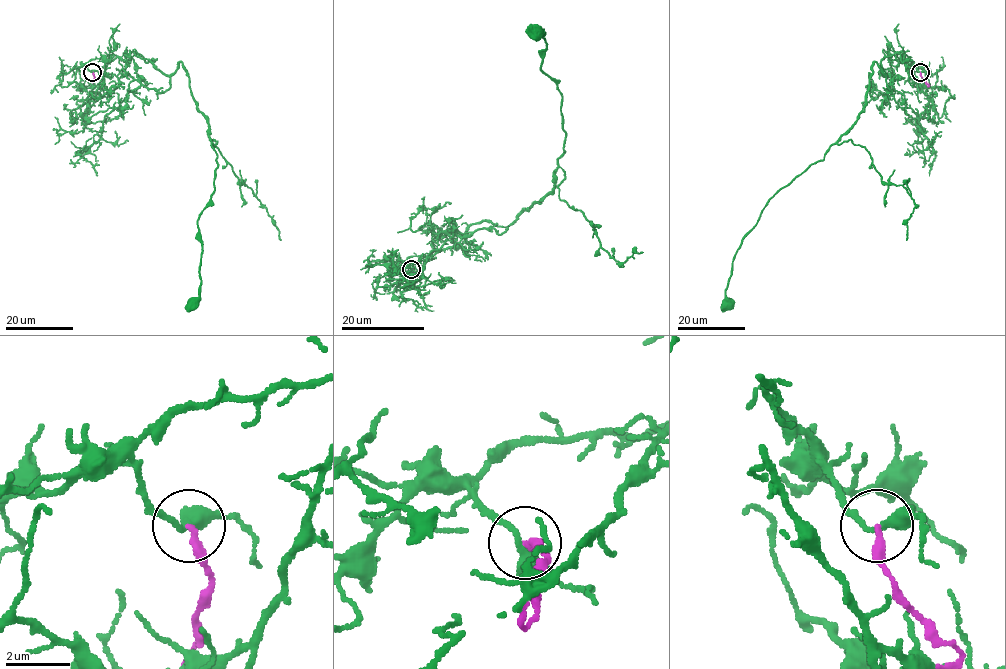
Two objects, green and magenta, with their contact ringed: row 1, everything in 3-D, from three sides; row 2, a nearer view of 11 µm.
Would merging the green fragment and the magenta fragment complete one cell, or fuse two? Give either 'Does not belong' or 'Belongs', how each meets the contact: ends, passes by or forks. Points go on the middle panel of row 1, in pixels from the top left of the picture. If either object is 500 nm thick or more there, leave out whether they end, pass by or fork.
Does not belong. At the ring green passes by. At the ring magenta ends

